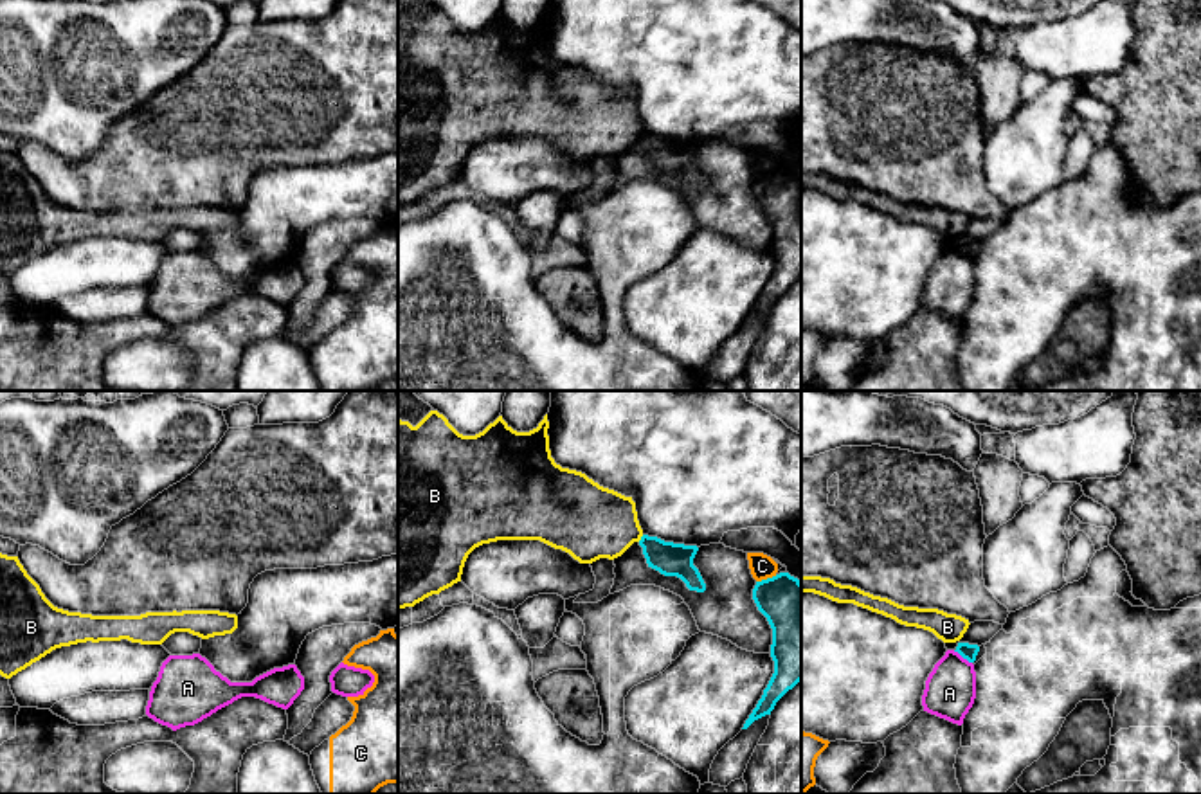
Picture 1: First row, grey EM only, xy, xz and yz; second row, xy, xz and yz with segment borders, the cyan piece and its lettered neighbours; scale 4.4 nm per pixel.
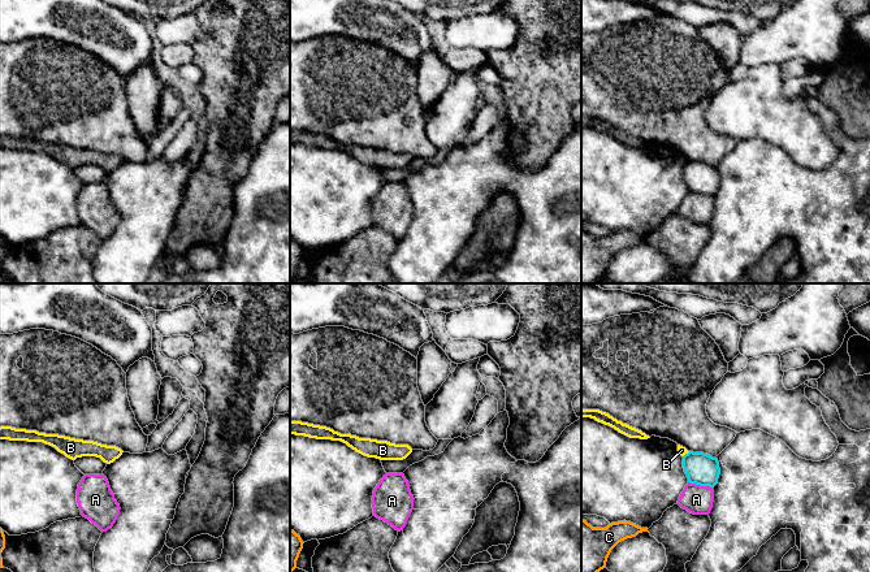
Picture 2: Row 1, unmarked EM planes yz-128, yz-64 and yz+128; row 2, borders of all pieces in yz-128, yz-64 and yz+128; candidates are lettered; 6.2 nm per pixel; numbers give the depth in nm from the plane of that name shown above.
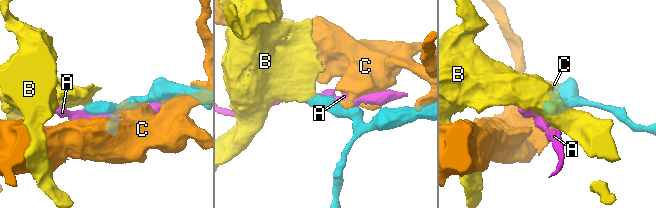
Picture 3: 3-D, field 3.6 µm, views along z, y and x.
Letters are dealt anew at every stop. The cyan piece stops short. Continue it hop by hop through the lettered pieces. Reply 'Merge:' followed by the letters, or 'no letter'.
Merge: no letter

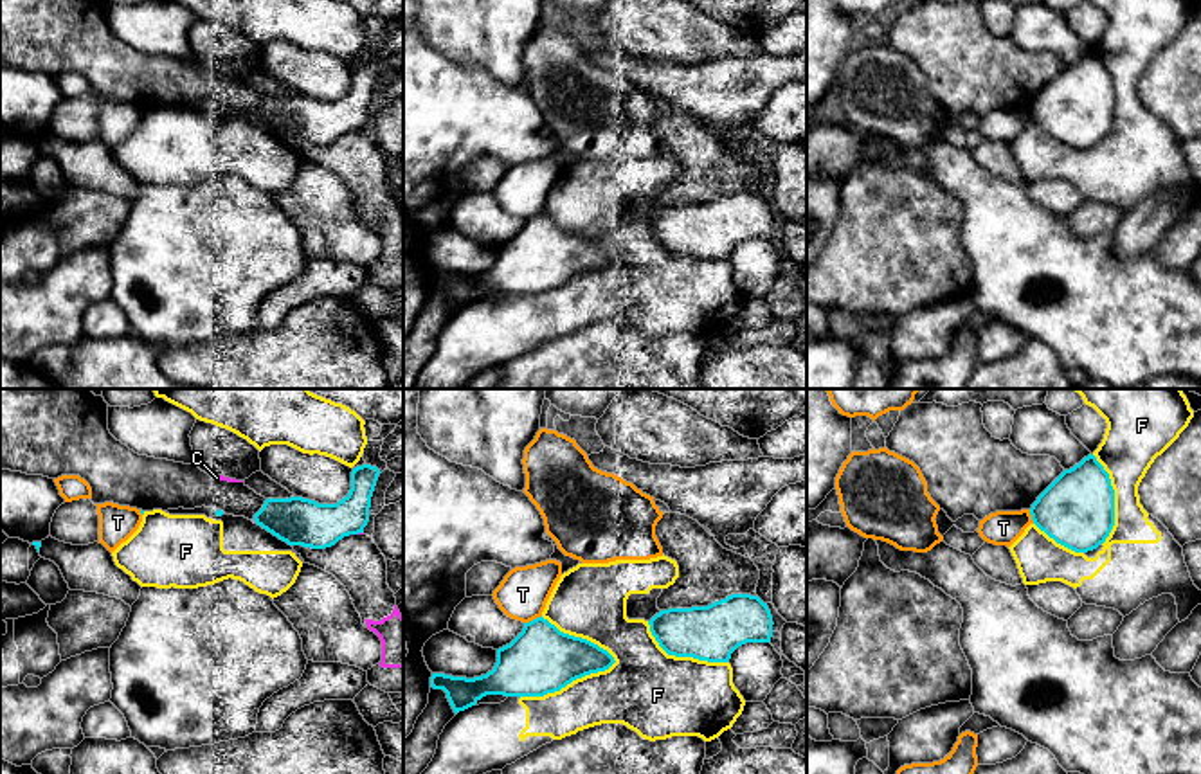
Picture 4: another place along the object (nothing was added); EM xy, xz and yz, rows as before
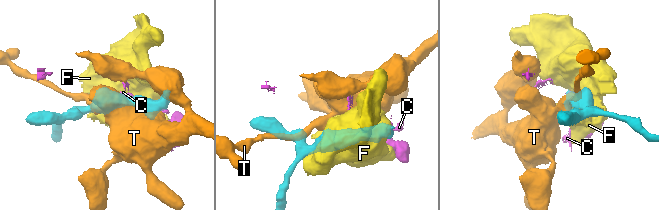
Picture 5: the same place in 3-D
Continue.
Merge: no letter

